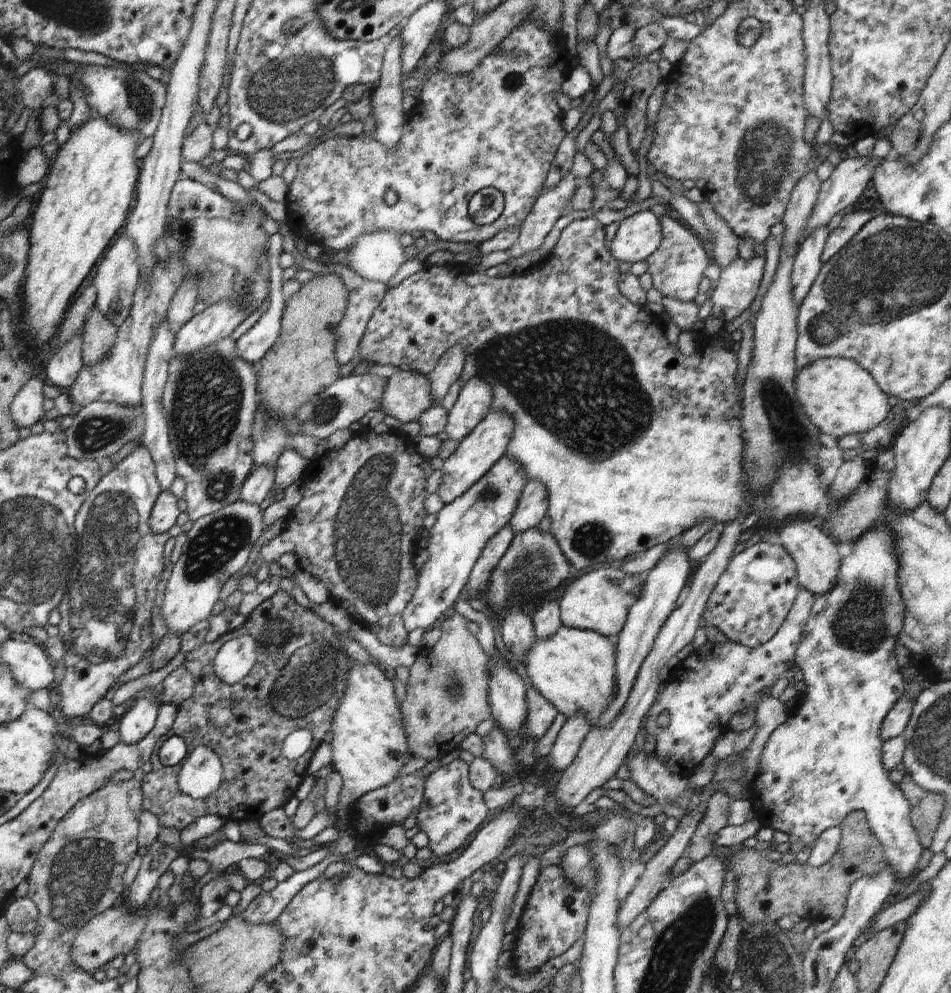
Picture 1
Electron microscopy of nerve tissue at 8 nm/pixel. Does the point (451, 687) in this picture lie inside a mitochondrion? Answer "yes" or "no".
yes

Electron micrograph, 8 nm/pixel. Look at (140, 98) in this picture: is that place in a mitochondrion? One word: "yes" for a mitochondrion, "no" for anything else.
yes

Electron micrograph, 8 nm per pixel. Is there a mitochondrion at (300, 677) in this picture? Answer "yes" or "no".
yes

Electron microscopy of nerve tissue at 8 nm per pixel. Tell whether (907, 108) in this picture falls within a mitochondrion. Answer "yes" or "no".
no

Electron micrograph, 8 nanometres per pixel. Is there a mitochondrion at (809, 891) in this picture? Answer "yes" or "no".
no

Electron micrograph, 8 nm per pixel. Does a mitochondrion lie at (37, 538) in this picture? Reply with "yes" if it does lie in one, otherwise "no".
yes

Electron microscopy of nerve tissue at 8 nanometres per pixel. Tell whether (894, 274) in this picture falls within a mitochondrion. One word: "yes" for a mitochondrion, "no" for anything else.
yes

